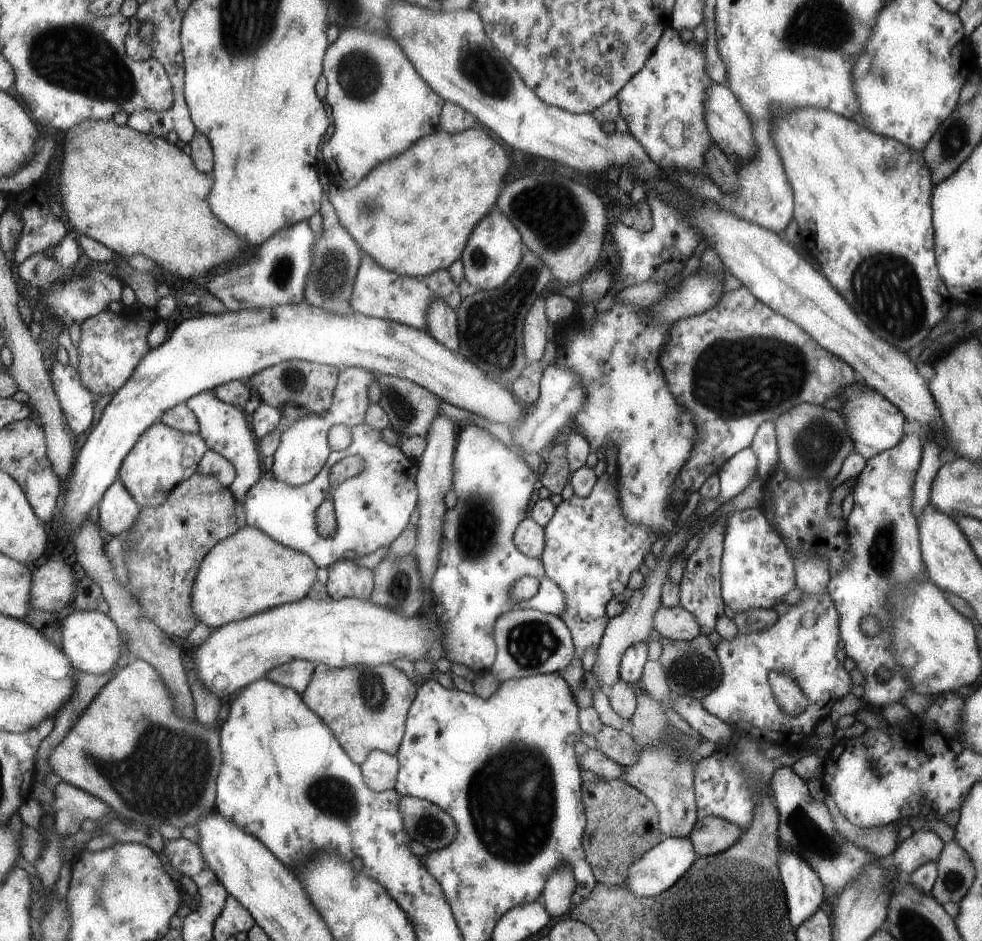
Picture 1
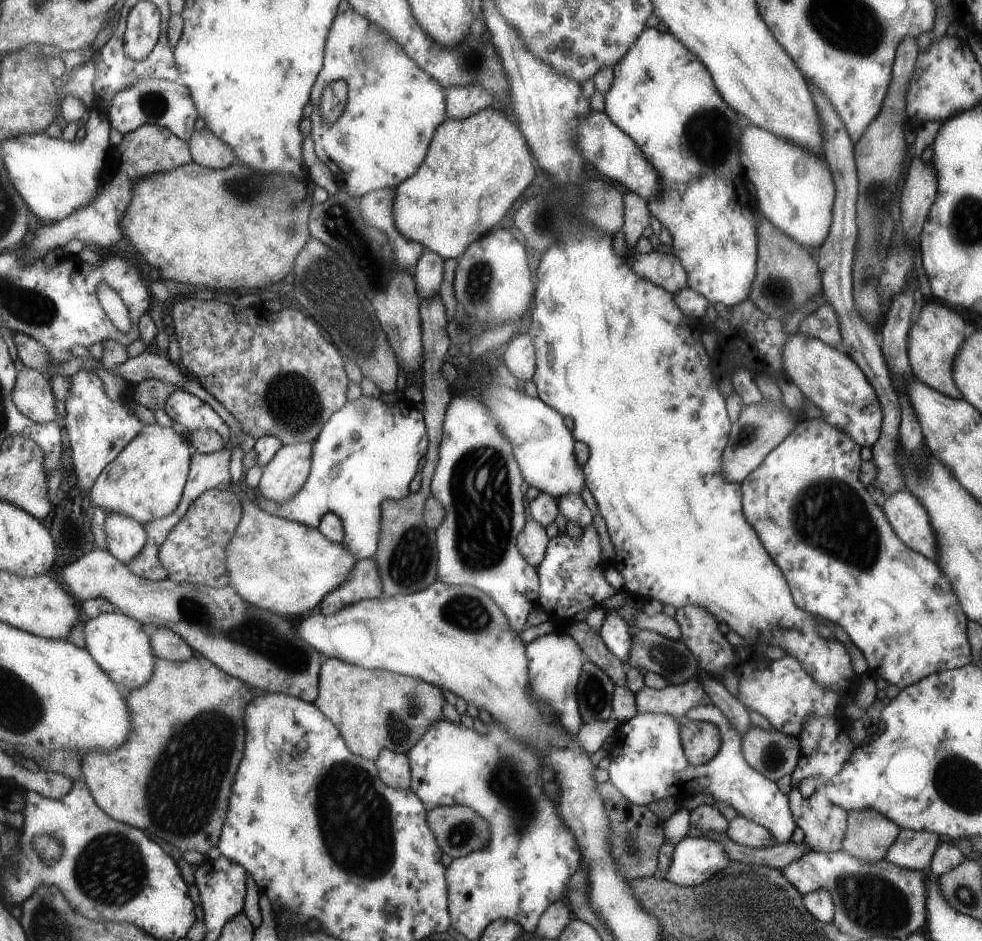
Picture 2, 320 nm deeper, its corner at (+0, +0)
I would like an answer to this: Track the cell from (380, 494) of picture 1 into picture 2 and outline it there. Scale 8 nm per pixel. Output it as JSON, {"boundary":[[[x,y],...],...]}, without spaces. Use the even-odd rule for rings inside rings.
{"boundary":[[[361,396],[350,401],[335,413],[329,423],[323,427],[321,436],[313,442],[314,461],[308,481],[293,499],[277,502],[258,494],[259,506],[272,515],[306,524],[311,528],[319,528],[321,518],[327,512],[333,512],[341,520],[344,528],[342,543],[358,560],[376,556],[378,544],[382,536],[382,514],[389,500],[405,498],[415,490],[421,474],[421,460],[430,446],[430,436],[426,425],[426,416],[413,401],[397,398],[395,402],[384,402],[380,397]]]}

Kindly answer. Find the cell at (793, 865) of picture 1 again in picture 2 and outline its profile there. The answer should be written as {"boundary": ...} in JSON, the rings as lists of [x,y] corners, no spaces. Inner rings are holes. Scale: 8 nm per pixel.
{"boundary":[[[707,700],[692,706],[681,719],[672,717],[671,715],[664,715],[663,713],[637,713],[627,722],[618,724],[611,736],[611,748],[607,752],[609,759],[607,769],[608,781],[614,784],[614,787],[618,789],[628,801],[631,801],[631,804],[646,807],[649,802],[665,798],[669,795],[675,796],[678,801],[688,797],[690,794],[699,793],[711,795],[713,800],[712,804],[728,804],[742,817],[754,821],[755,824],[761,825],[763,828],[769,830],[774,836],[774,844],[789,841],[789,837],[793,830],[795,830],[796,824],[788,805],[787,795],[782,794],[773,781],[767,780],[767,777],[764,777],[762,773],[753,768],[753,766],[745,760],[742,752],[742,737],[735,730],[727,716]],[[681,719],[689,719],[695,722],[708,722],[718,728],[720,745],[717,752],[713,755],[713,758],[697,766],[691,766],[691,764],[687,762],[687,757],[685,756],[678,734]]]}

